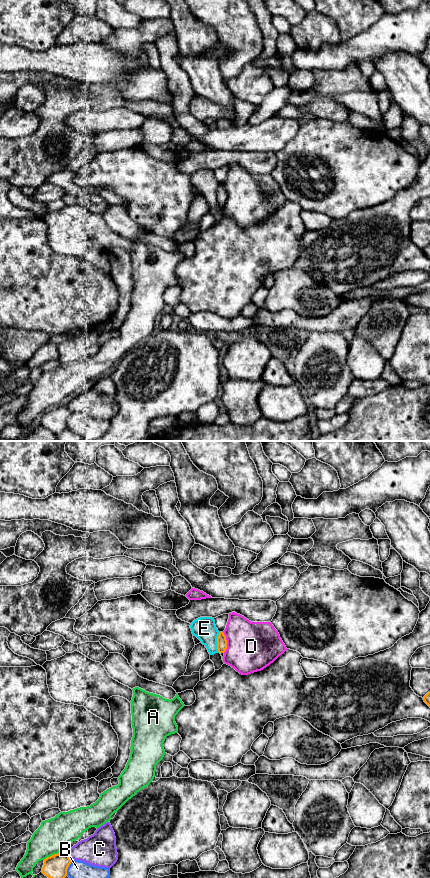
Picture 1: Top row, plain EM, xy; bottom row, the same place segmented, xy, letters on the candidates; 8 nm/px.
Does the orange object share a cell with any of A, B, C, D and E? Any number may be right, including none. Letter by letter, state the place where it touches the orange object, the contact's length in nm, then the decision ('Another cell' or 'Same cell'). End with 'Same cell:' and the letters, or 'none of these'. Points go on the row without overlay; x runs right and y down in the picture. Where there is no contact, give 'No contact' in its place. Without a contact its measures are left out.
A: Touches orange at xy (52, 407). Shared border 150 nm. Another cell
B: Touches orange at xy (67, 420). Shared border 140 nm. Another cell
C: Touches orange at xy (68, 409). Shared border 70 nm. Another cell
D: Touches orange at xy (226, 194). Shared border 170 nm. Another cell
E: Touches orange at xy (217, 194). Shared border 170 nm. Another cell
Same cell: none of these

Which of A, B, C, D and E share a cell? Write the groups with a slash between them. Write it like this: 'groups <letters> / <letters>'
groups A / B / C / D / E

